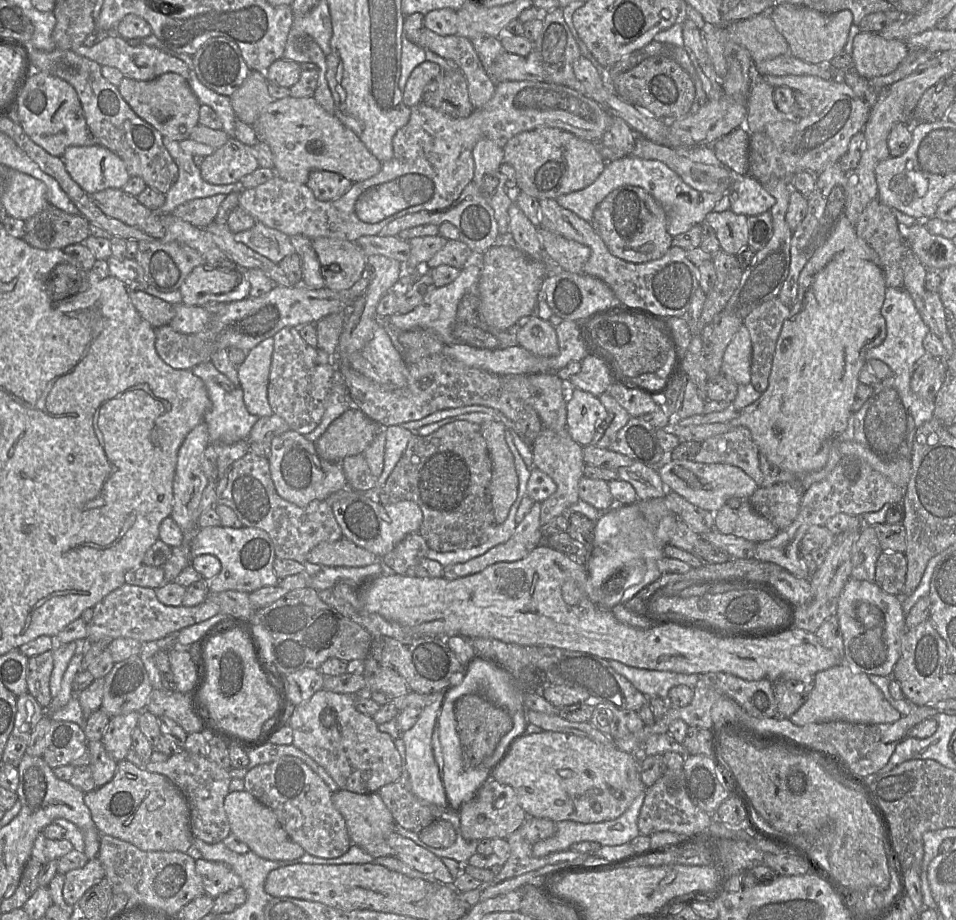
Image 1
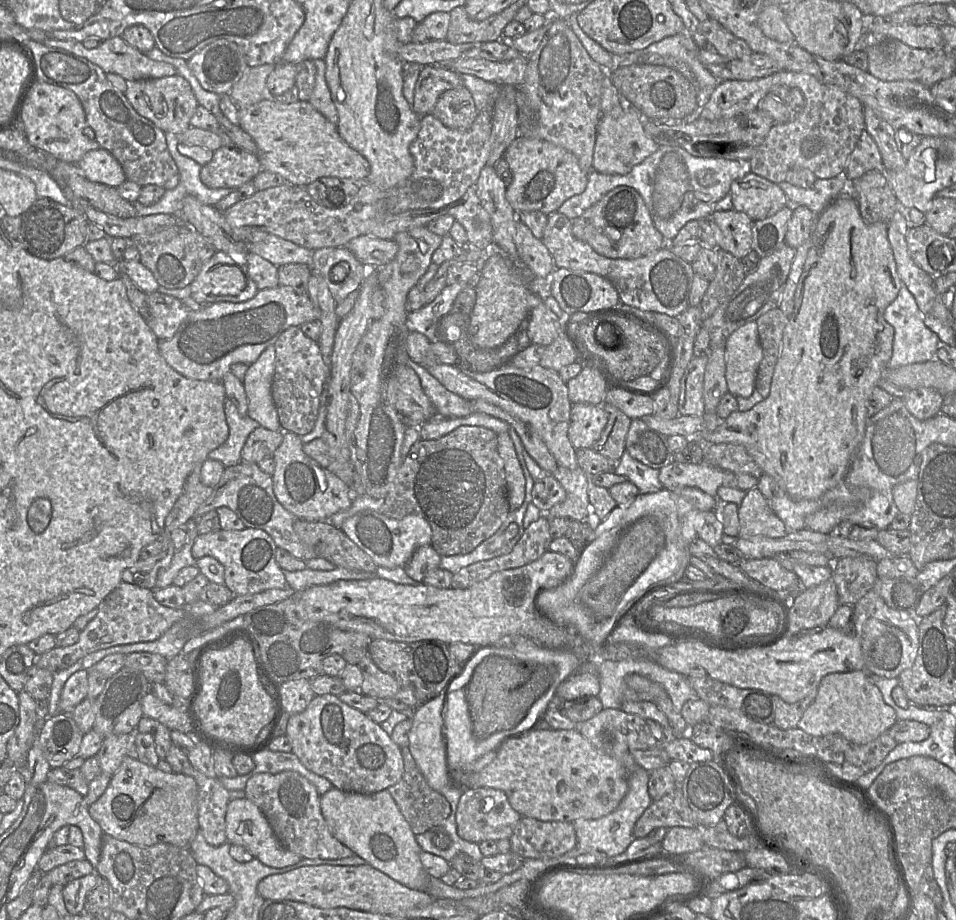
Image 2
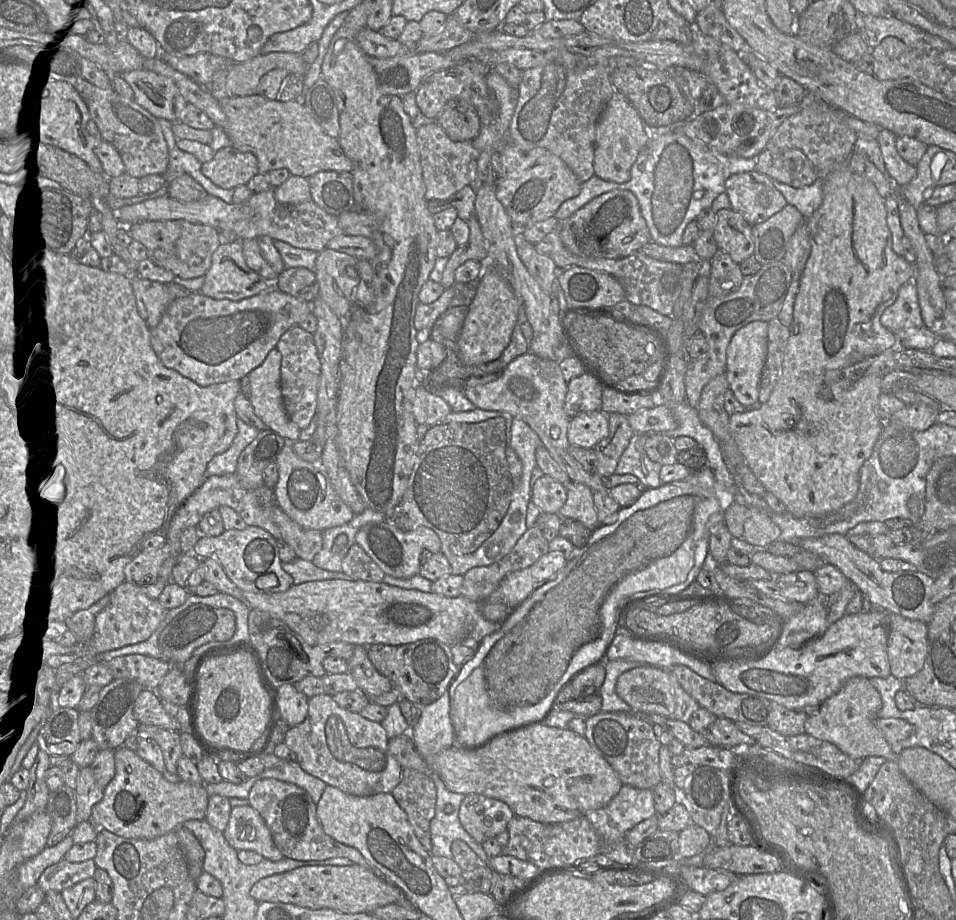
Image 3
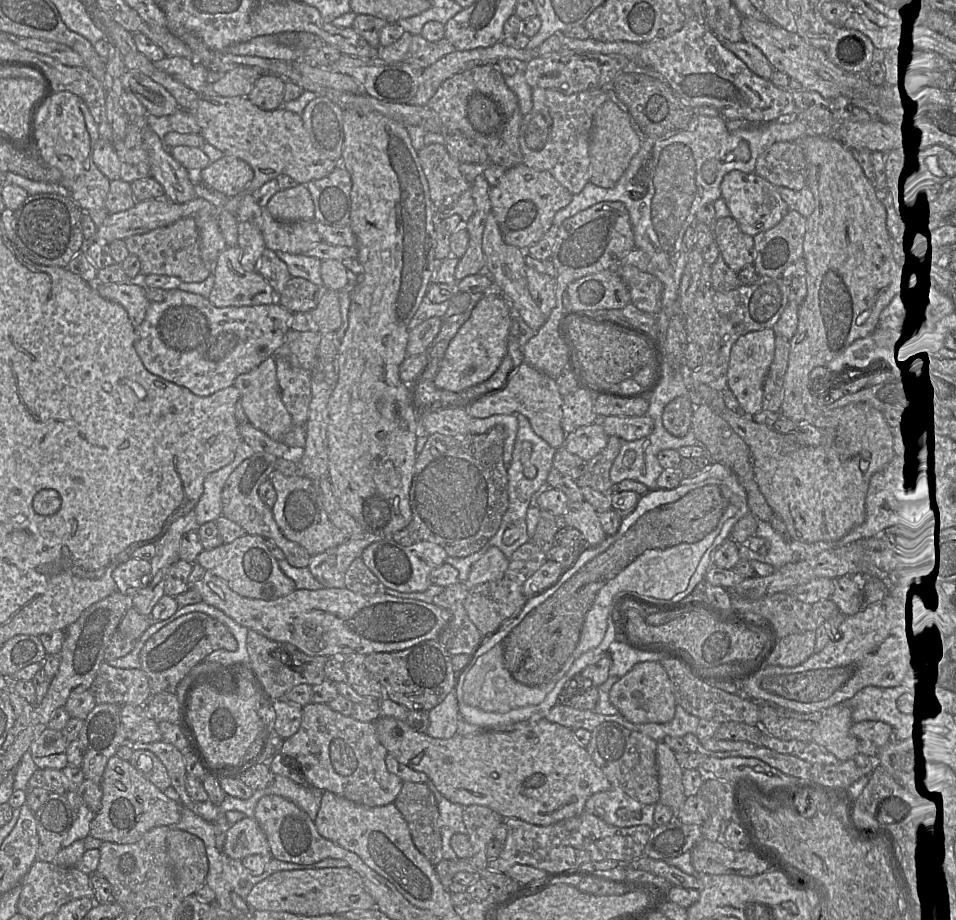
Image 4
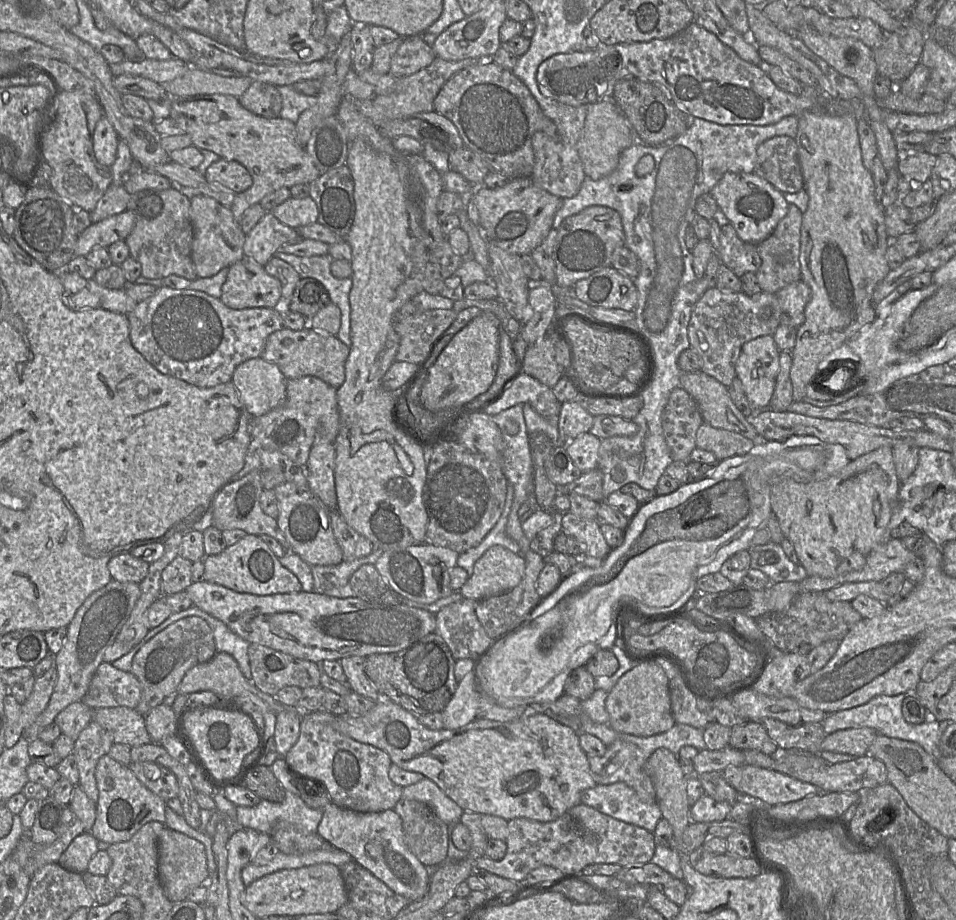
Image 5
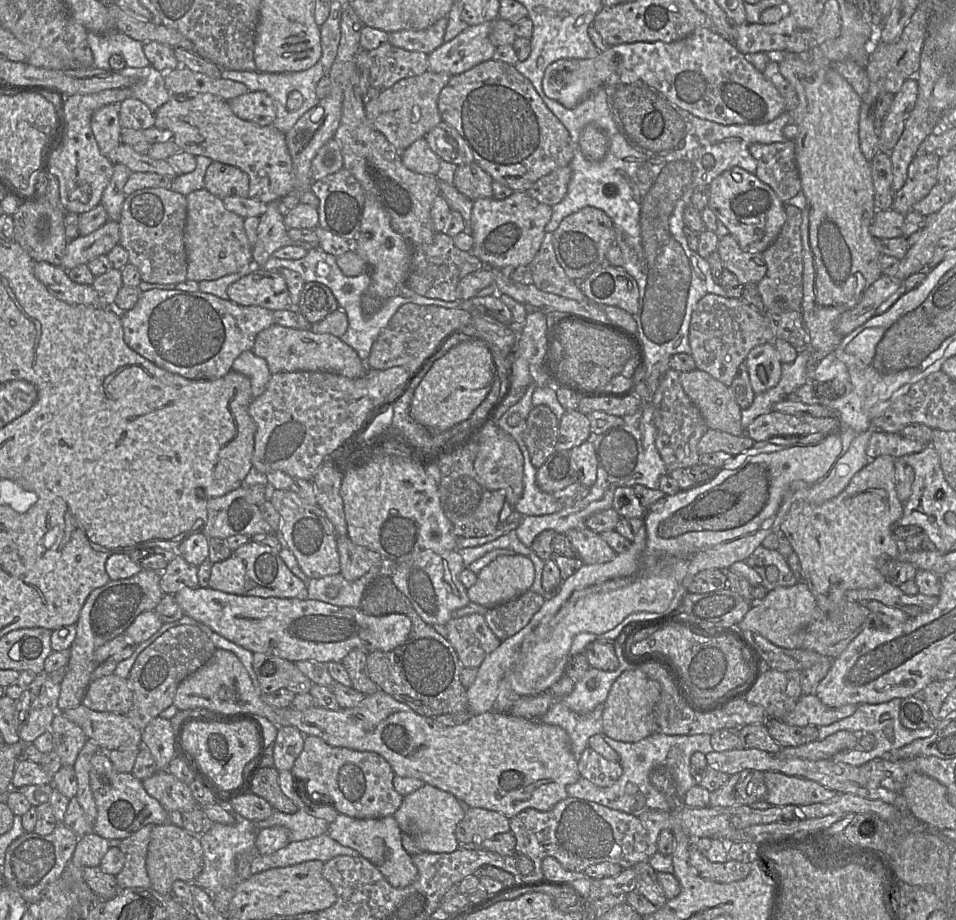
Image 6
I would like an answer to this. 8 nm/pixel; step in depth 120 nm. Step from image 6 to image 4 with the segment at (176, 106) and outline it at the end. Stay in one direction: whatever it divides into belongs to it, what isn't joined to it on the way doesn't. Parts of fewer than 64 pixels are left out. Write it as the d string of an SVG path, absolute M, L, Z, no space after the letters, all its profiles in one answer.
M206 90L198 93L193 108L188 110L200 127L200 135L224 155L239 158L250 165L254 177L245 191L228 198L225 205L218 208L218 224L227 246L237 246L238 218L236 211L241 196L252 194L265 183L279 175L290 176L299 184L307 184L330 174L339 163L325 158L313 145L304 127L302 116L280 107L264 111L253 105L247 97L222 97Z

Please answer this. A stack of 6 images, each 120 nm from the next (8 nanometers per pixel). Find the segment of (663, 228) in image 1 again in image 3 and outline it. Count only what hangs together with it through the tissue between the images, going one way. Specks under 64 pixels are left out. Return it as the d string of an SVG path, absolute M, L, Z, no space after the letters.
M615 189L595 197L571 217L560 221L560 237L571 253L589 258L618 259L639 251L651 242L646 221L636 196L629 190Z

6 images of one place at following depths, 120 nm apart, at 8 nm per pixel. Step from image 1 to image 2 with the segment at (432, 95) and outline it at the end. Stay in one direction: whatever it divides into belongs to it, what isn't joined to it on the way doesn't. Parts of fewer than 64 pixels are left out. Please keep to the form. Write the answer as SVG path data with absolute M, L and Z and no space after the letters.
M462 86L442 93L432 114L446 127L465 131L472 126L478 111L470 91Z

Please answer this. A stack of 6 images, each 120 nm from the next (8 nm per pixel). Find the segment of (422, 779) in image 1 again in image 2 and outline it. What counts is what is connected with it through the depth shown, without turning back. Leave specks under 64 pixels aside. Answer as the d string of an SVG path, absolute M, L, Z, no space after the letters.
M447 689L425 704L419 704L412 712L412 727L409 732L409 751L427 784L435 791L441 792L451 784L447 766L446 739L443 734L443 721L447 709Z

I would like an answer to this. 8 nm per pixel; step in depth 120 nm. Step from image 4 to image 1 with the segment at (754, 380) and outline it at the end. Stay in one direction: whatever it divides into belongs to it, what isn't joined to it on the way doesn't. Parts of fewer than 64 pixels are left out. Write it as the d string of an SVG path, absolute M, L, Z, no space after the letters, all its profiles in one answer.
M742 324L728 344L722 362L722 373L737 385L751 383L752 341Z

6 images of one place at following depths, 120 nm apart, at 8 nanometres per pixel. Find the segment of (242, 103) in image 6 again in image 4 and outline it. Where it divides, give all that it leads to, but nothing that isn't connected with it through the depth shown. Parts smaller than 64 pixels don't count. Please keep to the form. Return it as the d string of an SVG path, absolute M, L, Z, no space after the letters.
M271 75L260 76L248 94L249 101L264 111L276 110L284 103L285 83Z

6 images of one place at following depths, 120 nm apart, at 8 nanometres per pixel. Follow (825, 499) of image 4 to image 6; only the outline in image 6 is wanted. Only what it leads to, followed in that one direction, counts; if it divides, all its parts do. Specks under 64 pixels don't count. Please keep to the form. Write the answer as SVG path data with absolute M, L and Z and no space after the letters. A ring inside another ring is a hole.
M698 369L680 373L679 380L709 429L734 436L746 434L741 424L741 408L729 387ZM879 456L871 460L863 469L851 478L848 486L840 494L829 501L819 505L811 504L806 501L796 501L791 505L788 513L780 525L780 530L789 541L799 559L801 565L801 581L803 581L809 588L815 598L818 608L825 612L836 625L844 625L845 623L844 604L847 601L845 598L846 591L856 589L873 589L887 582L886 564L896 560L902 549L902 545L893 535L893 528L902 516L902 509L903 503L898 499L896 493L894 458L891 456Z

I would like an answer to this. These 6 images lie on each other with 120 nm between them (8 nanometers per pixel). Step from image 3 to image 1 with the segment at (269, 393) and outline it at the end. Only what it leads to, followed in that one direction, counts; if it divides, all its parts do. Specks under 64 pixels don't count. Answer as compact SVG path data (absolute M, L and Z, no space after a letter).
M274 338L260 342L247 352L244 362L237 367L243 401L252 415L267 417L274 414L268 402L268 384Z

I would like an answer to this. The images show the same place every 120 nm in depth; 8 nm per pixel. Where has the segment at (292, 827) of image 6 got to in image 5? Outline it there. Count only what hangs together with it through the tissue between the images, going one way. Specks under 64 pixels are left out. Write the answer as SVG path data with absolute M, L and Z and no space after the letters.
M285 791L282 802L274 803L261 800L256 806L236 806L239 824L272 837L276 823L289 823L301 832L317 833L323 809L308 807L305 802L291 791Z

